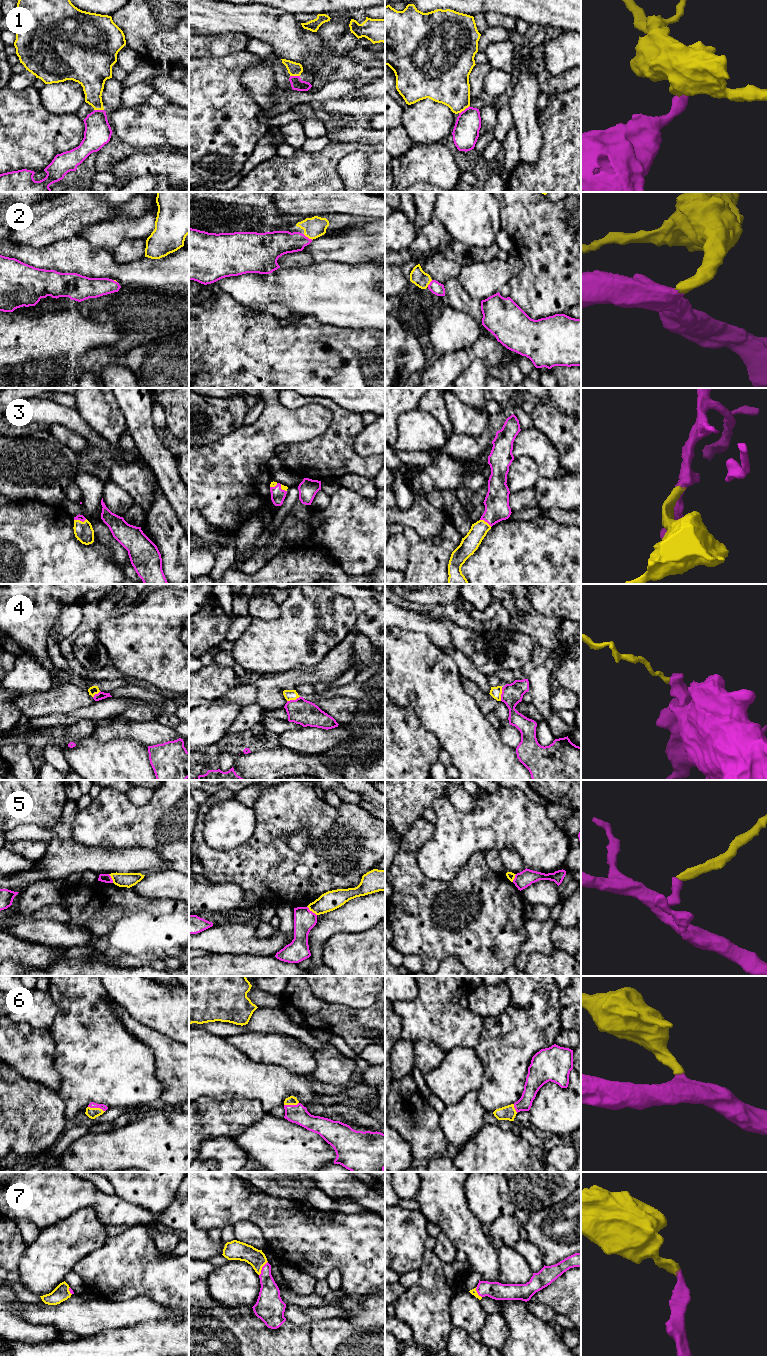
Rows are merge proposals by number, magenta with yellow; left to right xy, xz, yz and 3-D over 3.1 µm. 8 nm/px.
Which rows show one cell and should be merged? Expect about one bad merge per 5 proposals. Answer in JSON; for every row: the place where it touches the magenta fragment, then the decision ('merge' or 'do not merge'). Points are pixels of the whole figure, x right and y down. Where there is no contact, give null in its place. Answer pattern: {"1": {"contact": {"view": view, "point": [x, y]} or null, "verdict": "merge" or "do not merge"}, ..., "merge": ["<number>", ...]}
{"1": {"contact": {"view": "yz", "point": [465, 109]}, "verdict": "do not merge"}, "2": {"contact": {"view": "xz", "point": [307, 237]}, "verdict": "merge"}, "3": {"contact": {"view": "yz", "point": [486, 521]}, "verdict": "merge"}, "4": {"contact": {"view": "xz", "point": [293, 700]}, "verdict": "do not merge"}, "5": {"contact": {"view": "xz", "point": [311, 911]}, "verdict": "do not merge"}, "6": {"contact": {"view": "xy", "point": [96, 1107]}, "verdict": "merge"}, "7": {"contact": {"view": "xz", "point": [262, 1268]}, "verdict": "merge"}, "merge": ["2", "3", "6", "7"]}

